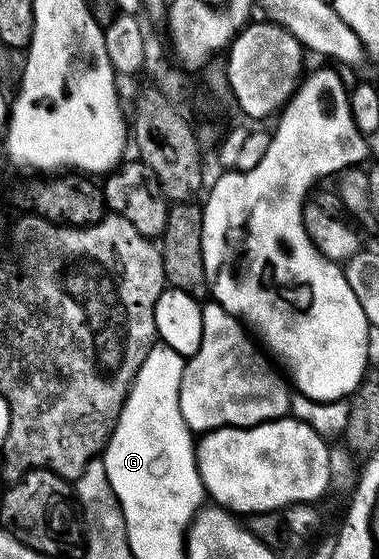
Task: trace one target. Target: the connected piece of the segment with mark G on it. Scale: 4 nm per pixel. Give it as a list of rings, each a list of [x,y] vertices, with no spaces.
[[[164,343],[154,344],[139,367],[135,380],[129,387],[129,394],[125,396],[124,408],[118,416],[116,425],[113,426],[111,444],[104,450],[103,460],[116,497],[125,496],[127,499],[127,493],[133,491],[133,499],[139,503],[143,499],[149,501],[149,497],[163,497],[169,503],[169,499],[173,499],[175,495],[177,511],[182,517],[190,518],[206,500],[207,494],[197,470],[194,434],[185,426],[185,420],[179,411],[179,387],[185,363],[186,358],[180,357],[171,346]]]

